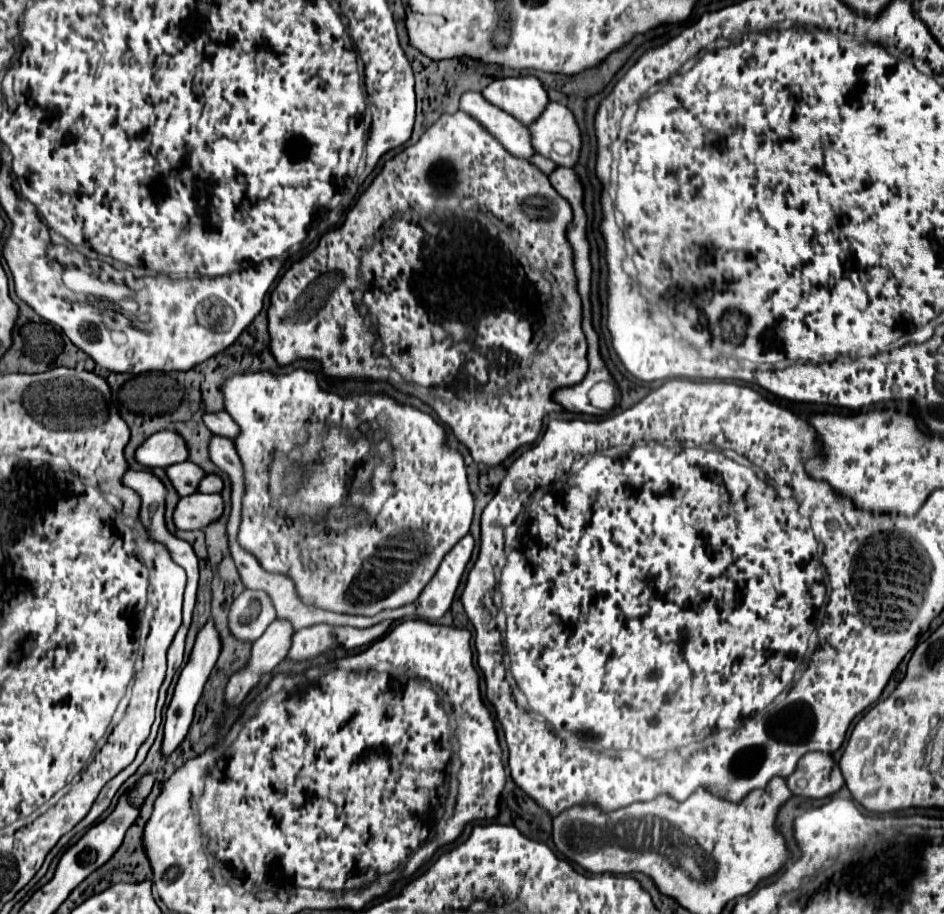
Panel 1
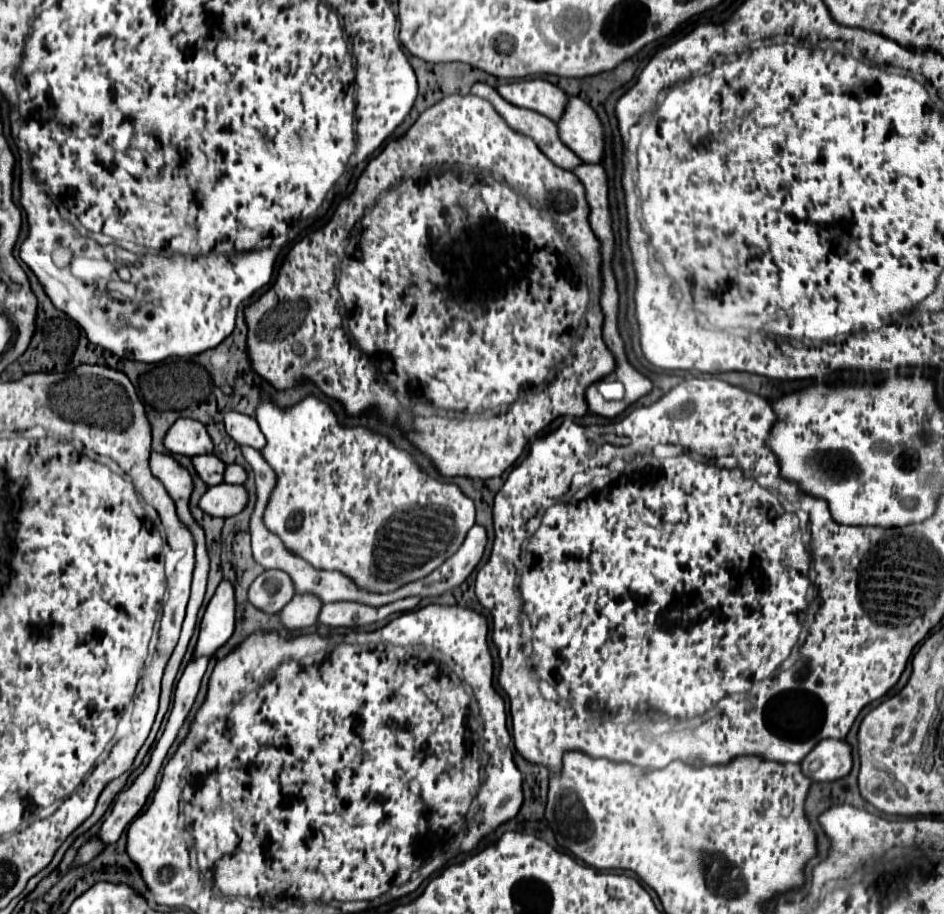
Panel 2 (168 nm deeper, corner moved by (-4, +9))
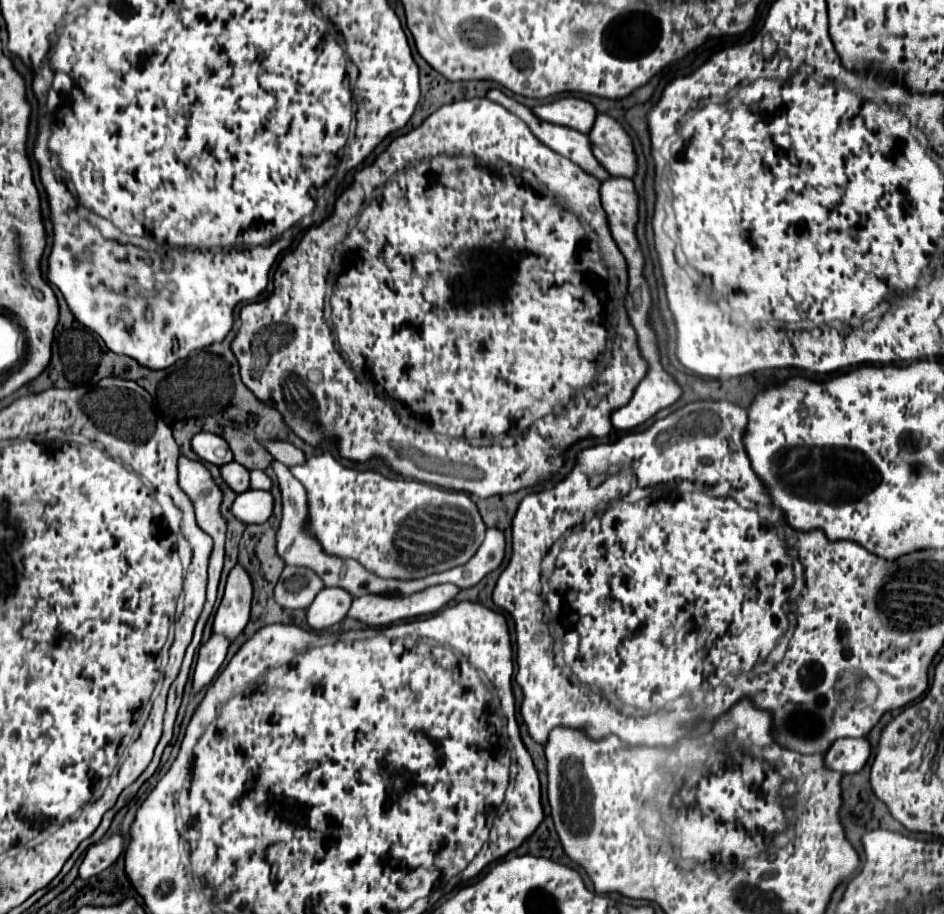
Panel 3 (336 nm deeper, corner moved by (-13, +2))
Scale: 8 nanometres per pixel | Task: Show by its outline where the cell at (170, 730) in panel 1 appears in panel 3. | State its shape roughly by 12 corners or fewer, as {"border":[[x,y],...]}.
{"border":[[237,563],[215,613],[213,631],[231,641],[245,629],[253,585]]}

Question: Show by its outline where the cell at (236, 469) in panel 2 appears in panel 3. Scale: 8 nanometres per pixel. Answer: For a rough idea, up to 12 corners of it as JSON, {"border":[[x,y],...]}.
{"border":[[251,471],[251,489],[273,487],[263,471]]}

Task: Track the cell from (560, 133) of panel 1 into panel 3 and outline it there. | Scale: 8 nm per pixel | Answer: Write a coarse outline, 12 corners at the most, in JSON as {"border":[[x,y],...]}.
{"border":[[609,115],[589,133],[593,155],[613,177],[633,177],[629,133]]}

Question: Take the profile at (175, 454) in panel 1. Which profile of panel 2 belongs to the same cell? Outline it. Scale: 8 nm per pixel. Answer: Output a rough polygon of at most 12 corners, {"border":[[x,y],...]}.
{"border":[[178,418],[164,436],[168,452],[198,456],[212,452],[204,424]]}

